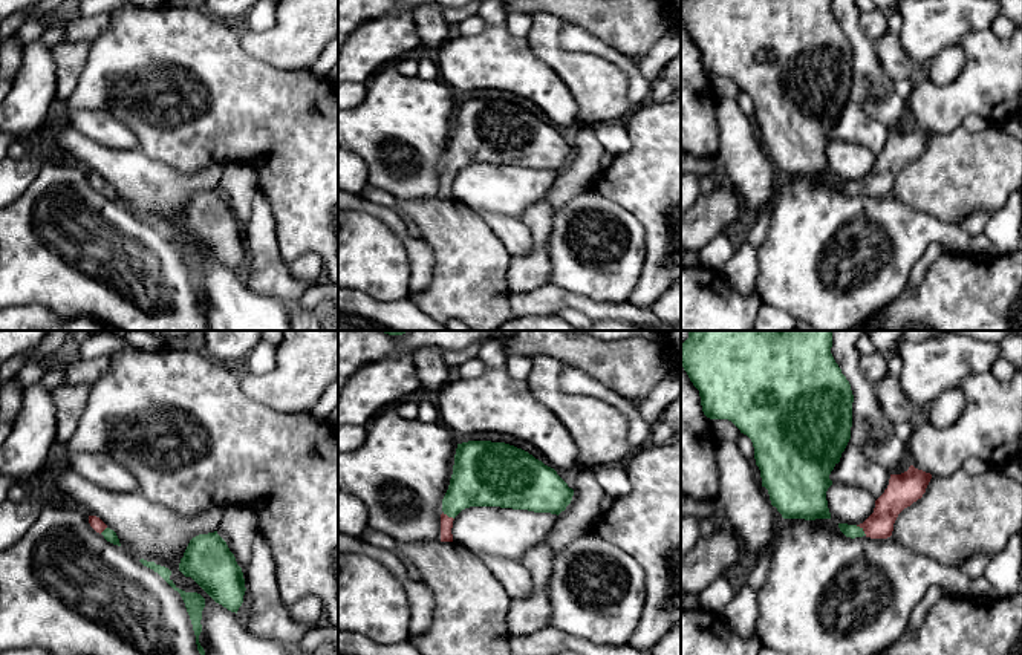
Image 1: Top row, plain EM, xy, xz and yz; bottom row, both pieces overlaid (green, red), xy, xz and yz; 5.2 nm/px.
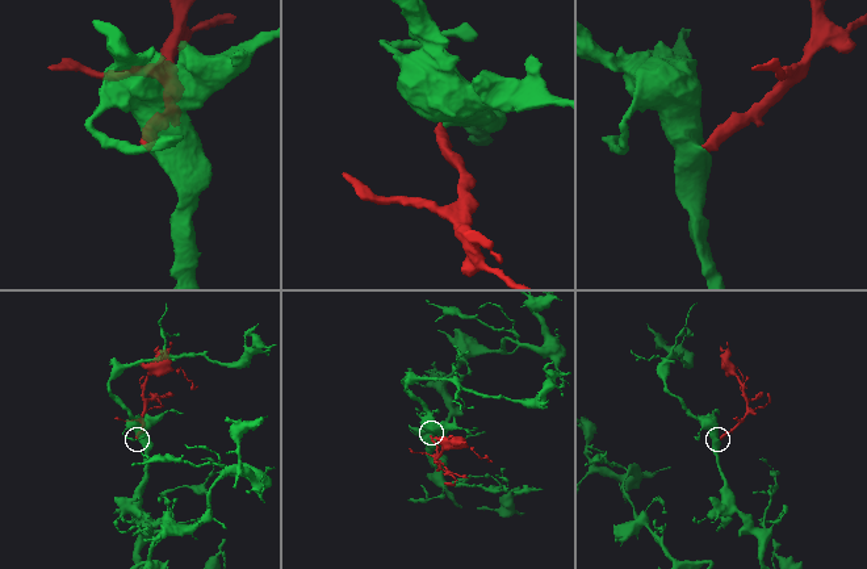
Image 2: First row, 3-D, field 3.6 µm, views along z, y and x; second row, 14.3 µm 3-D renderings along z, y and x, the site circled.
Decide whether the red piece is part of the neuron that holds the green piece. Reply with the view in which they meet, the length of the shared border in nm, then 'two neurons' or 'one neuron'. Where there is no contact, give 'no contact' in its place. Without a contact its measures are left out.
contact in yz; length 80 nm; one neuron

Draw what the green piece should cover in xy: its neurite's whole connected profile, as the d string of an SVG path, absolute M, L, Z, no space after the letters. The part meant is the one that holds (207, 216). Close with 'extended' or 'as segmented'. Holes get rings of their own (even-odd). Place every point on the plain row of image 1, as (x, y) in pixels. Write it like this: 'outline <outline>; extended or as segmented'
outline M217 188L190 197L179 228L191 234L216 260L237 271L246 248L245 236L234 211Z; as segmented

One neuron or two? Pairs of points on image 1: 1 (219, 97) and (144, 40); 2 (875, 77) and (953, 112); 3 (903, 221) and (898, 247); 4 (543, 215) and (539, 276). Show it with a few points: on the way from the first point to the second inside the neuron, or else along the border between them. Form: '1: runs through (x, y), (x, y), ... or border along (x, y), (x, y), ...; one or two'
1: runs through (202, 77), (192, 65), (164, 60); one
2: border along (906, 100), (911, 121); two
3: runs through (898, 227), (898, 241); one
4: runs through (540, 230), (539, 260); one

